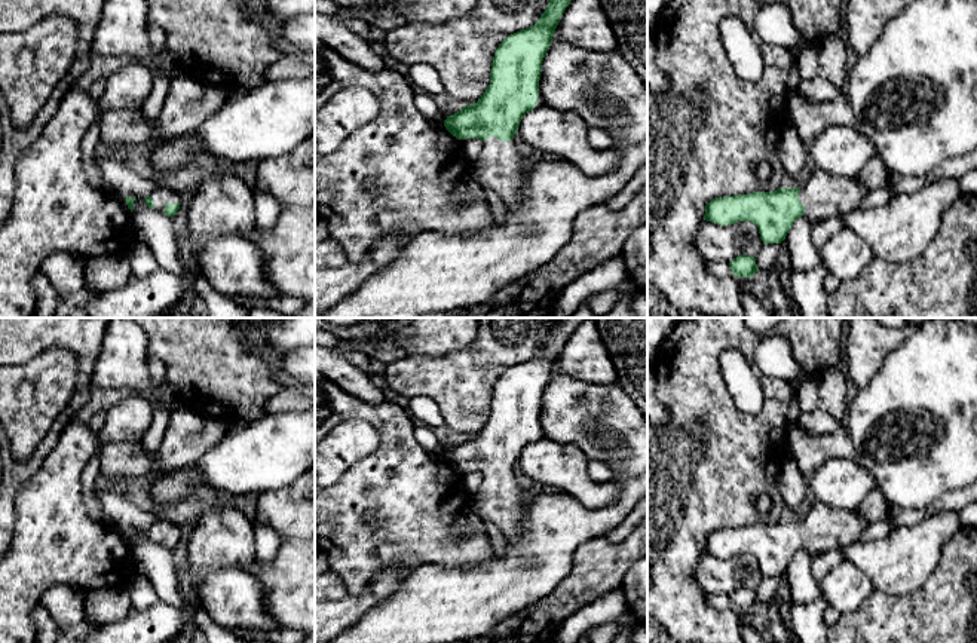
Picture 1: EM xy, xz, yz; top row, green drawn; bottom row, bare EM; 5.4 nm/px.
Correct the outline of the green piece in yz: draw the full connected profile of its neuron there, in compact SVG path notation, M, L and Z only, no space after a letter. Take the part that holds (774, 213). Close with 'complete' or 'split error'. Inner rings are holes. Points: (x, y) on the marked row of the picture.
M815 168L808 183L802 187L780 187L775 192L753 192L748 195L714 198L705 205L704 220L719 226L751 221L759 227L763 244L781 244L800 215L808 217L814 223L826 221L858 208L867 195L869 192L861 186L858 178L836 177Z; split error

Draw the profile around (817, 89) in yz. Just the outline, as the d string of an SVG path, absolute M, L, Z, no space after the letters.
M815 76L811 80L802 80L790 92L797 92L806 101L826 102L837 98L843 91L836 88L830 80Z

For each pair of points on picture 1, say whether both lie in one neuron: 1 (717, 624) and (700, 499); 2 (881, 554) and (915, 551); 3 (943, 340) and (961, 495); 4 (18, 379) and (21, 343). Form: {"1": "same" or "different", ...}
{"1": "same", "2": "same", "3": "different", "4": "different"}

